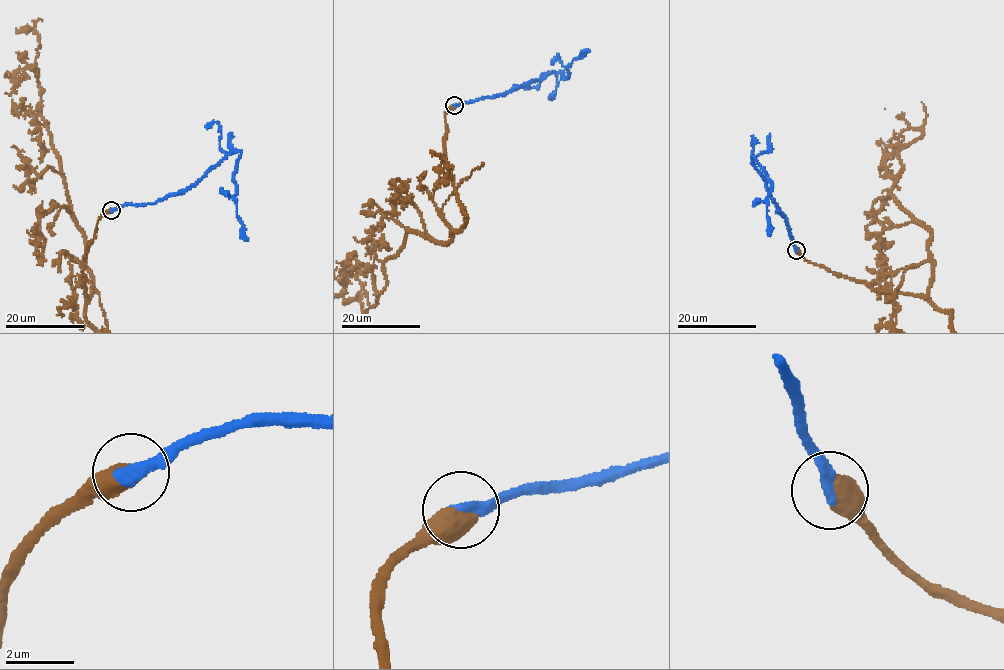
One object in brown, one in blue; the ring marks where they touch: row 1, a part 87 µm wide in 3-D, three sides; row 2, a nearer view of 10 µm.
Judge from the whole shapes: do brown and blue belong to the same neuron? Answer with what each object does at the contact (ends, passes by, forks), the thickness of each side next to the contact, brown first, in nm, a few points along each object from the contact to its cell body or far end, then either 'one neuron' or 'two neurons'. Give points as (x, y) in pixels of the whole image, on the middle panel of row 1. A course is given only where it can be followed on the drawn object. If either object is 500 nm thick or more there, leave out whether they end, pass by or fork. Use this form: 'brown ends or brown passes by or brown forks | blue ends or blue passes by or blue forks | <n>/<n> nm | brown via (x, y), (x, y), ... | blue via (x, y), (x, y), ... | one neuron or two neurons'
750/400 nm | blue via (455, 105), (506, 93), (550, 73), (562, 71), (565, 78), (570, 73), (567, 68), (573, 59), (590, 50) | one neuron

